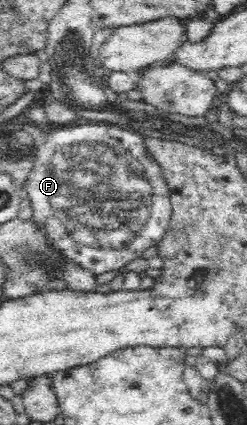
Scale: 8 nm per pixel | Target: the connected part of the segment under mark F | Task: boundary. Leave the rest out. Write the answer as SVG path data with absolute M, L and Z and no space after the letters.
M83 124L74 127L55 128L53 132L49 132L48 127L44 127L45 140L43 144L36 149L36 156L33 168L25 181L22 192L26 193L30 199L32 208L32 221L42 228L43 234L46 236L48 244L55 250L62 252L65 258L71 263L78 264L83 270L87 270L95 277L106 272L117 272L118 269L125 267L135 258L141 258L143 251L149 246L153 246L163 238L165 230L171 220L171 199L169 199L169 191L165 185L165 179L161 175L161 167L155 162L151 153L145 148L143 135L131 129L124 129L117 124Z

